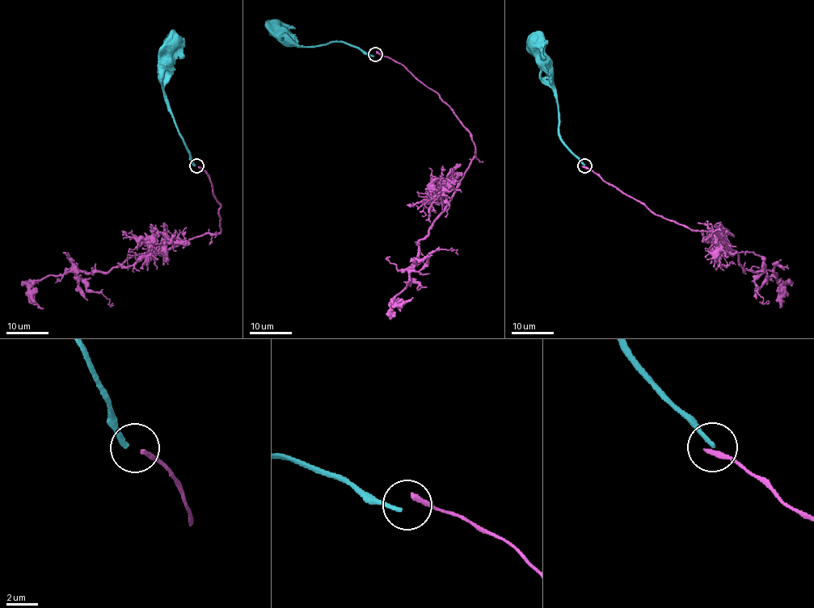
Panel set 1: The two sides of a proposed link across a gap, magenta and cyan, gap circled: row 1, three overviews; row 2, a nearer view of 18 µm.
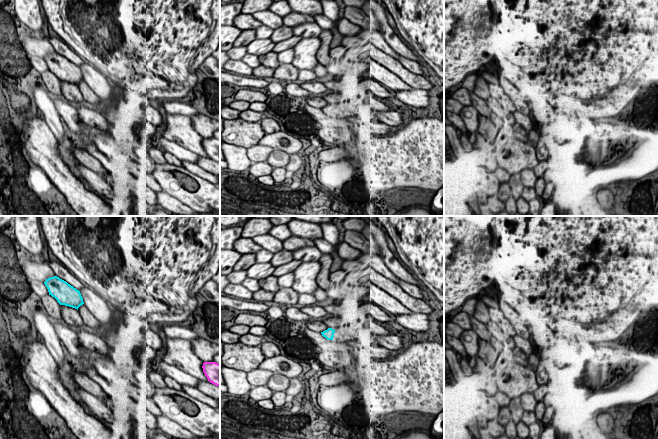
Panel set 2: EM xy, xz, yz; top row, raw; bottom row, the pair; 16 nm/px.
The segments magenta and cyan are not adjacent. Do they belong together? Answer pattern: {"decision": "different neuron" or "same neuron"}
{"decision": "different neuron"}

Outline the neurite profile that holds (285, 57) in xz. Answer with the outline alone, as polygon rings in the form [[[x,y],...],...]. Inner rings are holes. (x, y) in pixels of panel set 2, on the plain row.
[[[293,48],[277,53],[278,61],[281,64],[291,64],[293,61],[293,57],[294,57]]]

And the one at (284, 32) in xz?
[[[284,25],[273,30],[273,34],[271,35],[270,39],[272,42],[277,43],[289,39],[292,36],[294,36],[292,28]]]

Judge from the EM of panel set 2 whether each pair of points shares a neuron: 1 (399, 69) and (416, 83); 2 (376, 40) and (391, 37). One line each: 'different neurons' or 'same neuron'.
1: same neuron
2: different neurons

